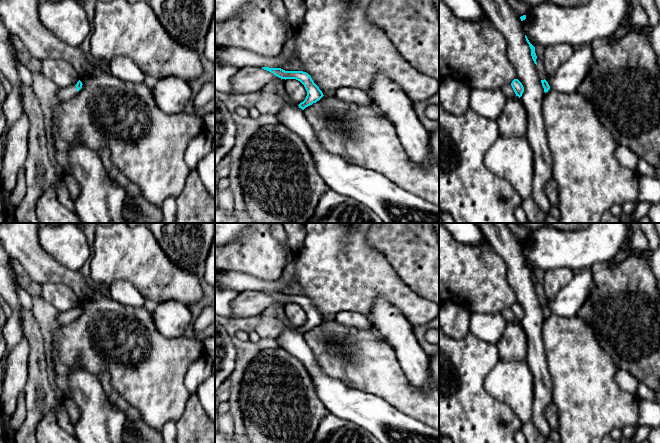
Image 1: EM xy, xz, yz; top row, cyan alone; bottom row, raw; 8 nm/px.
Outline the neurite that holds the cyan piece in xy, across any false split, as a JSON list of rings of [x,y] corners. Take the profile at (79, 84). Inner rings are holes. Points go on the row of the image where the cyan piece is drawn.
[[[79,80],[75,86],[70,86],[64,89],[61,89],[58,92],[58,96],[60,97],[61,101],[67,101],[71,99],[81,88],[82,82]]]

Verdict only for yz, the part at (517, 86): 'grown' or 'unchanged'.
unchanged

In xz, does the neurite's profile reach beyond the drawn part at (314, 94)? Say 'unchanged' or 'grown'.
unchanged

